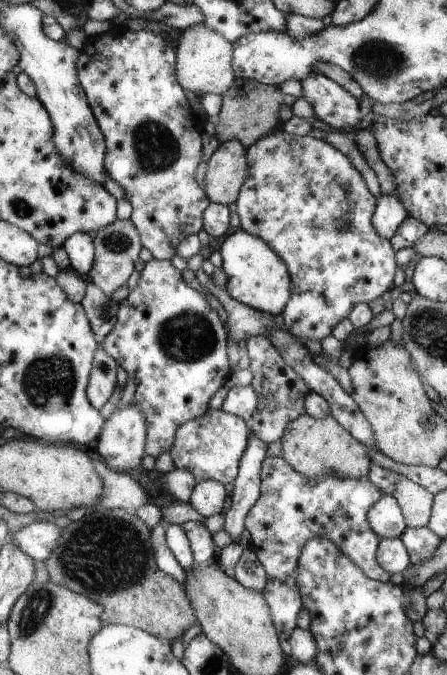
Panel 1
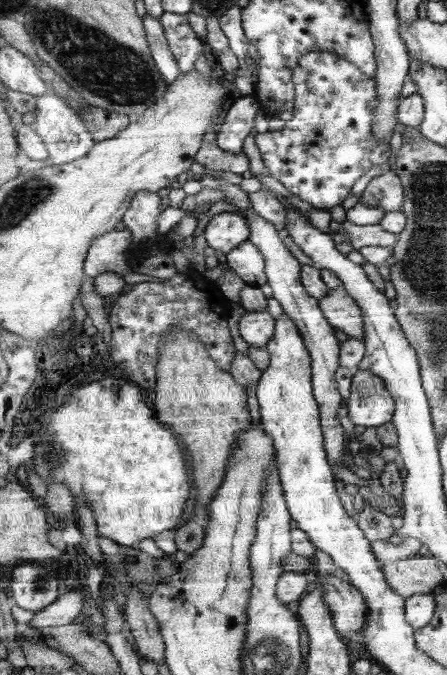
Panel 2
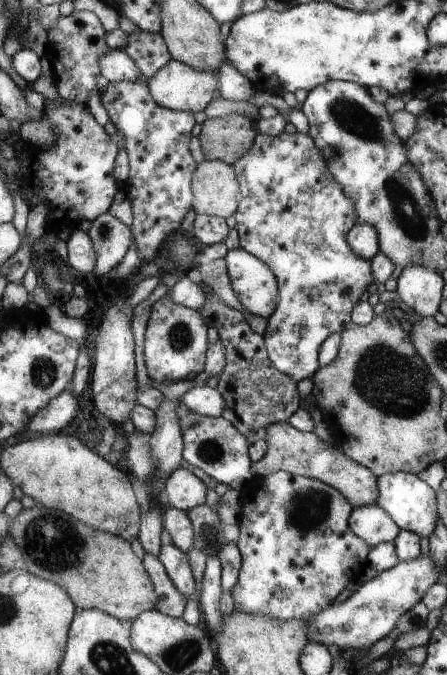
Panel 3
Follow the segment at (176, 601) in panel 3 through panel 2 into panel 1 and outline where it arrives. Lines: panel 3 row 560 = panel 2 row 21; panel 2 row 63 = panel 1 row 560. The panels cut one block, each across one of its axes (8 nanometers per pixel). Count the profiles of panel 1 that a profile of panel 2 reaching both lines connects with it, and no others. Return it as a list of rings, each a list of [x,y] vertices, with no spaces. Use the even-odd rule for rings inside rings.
[[[161,519],[160,522],[149,531],[155,562],[158,564],[160,571],[163,571],[166,575],[171,575],[172,578],[178,580],[179,583],[184,584],[187,580],[187,572],[178,565],[176,558],[166,545],[165,533],[168,526],[169,523]]]

